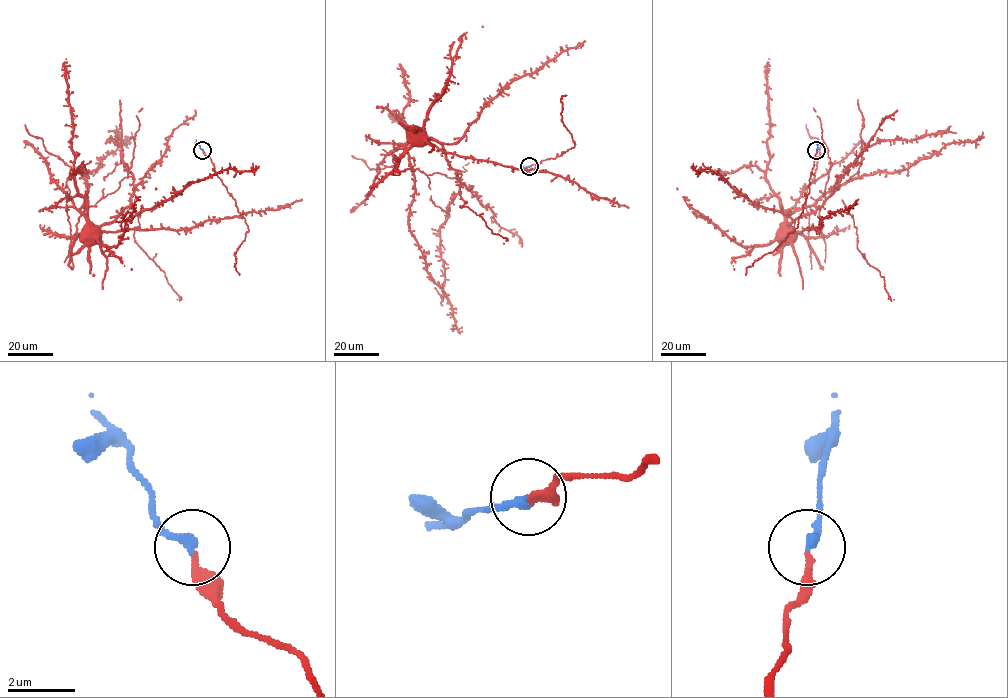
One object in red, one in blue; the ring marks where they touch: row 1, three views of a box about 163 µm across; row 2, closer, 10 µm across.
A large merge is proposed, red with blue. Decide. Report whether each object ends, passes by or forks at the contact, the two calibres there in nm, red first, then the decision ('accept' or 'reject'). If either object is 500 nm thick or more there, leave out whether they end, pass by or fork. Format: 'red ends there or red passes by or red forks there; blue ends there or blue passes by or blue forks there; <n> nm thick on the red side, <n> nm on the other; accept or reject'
red ends there; blue ends there; 240 nm thick on the red side, 280 nm on the other; accept

